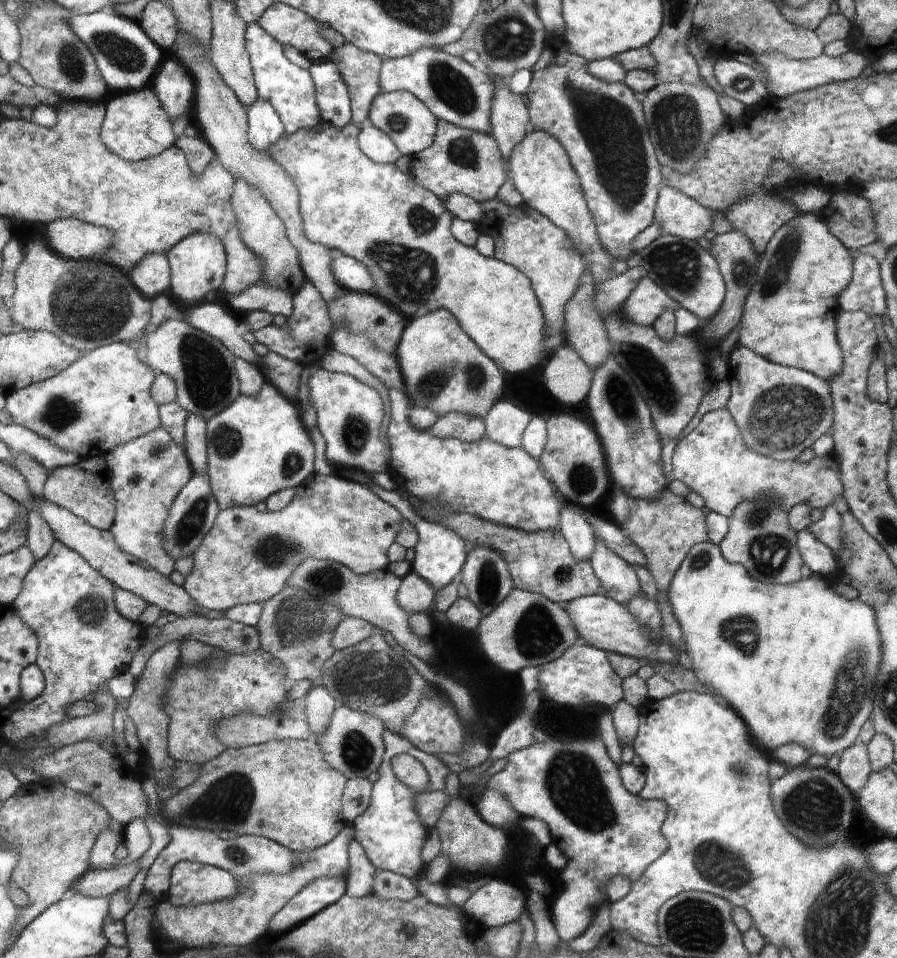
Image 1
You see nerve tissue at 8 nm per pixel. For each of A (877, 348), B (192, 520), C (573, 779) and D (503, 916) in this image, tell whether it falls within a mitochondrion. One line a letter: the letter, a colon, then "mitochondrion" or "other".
A: other
B: mitochondrion
C: mitochondrion
D: other

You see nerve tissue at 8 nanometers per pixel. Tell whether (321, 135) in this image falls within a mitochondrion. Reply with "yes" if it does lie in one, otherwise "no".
no

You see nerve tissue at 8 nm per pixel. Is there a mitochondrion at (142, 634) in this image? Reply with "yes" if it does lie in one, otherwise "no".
no

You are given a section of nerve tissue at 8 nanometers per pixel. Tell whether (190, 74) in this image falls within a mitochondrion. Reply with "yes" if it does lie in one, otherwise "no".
no

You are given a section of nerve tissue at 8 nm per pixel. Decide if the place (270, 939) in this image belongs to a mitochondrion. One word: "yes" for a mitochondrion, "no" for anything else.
no

